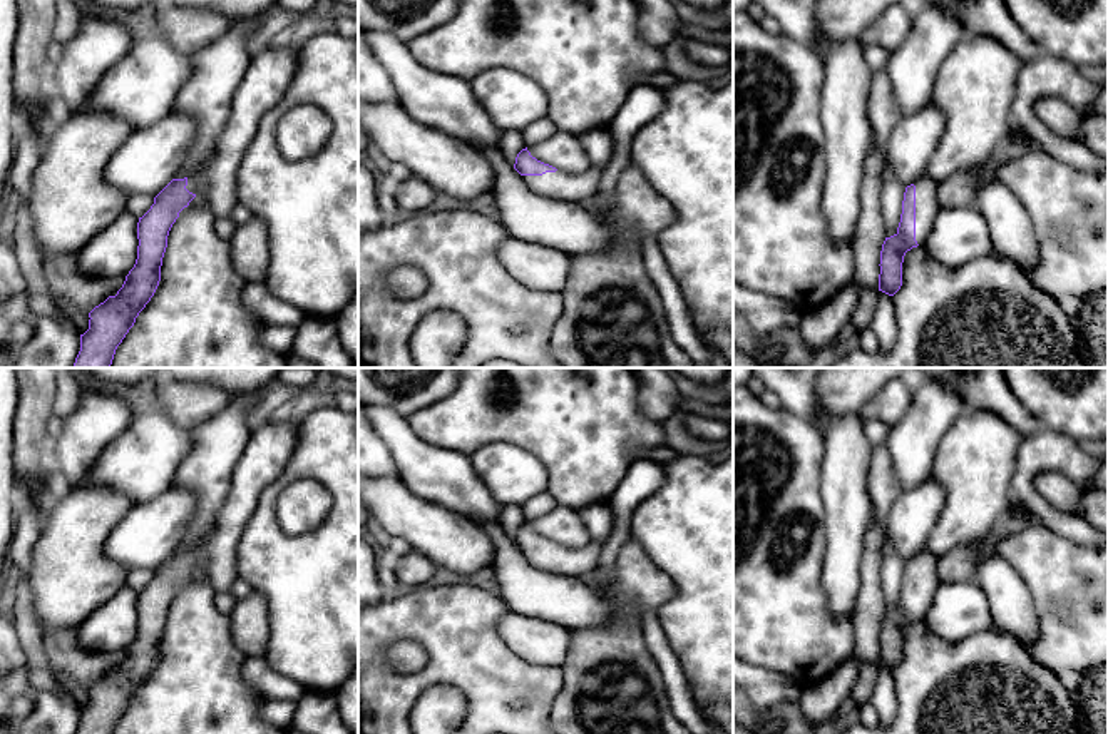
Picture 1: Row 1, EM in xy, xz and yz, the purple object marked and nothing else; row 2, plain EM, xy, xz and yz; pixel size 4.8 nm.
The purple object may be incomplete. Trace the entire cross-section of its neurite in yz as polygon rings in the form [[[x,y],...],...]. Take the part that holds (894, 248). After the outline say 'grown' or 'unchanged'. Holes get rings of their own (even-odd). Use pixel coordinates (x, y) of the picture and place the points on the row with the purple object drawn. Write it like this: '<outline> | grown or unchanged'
[[[921,176],[905,187],[897,232],[885,237],[880,251],[879,291],[894,296],[902,286],[907,251],[922,246],[939,211],[937,182]]] | grown

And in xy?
[[[269,47],[251,57],[251,62],[233,95],[229,119],[219,134],[211,157],[189,177],[172,179],[156,197],[151,209],[137,222],[137,259],[115,296],[89,313],[89,329],[80,334],[80,351],[72,368],[110,368],[117,346],[122,343],[136,318],[154,296],[161,281],[162,257],[167,236],[179,212],[199,194],[214,219],[228,217],[238,202],[238,171],[243,155],[256,135],[261,117],[285,95],[298,65],[298,50]]] | grown

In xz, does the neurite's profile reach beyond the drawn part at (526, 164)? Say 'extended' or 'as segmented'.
extended

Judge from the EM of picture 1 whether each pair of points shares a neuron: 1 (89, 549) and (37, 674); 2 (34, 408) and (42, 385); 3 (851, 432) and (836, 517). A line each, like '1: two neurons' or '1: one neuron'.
1: two neurons
2: one neuron
3: one neuron

